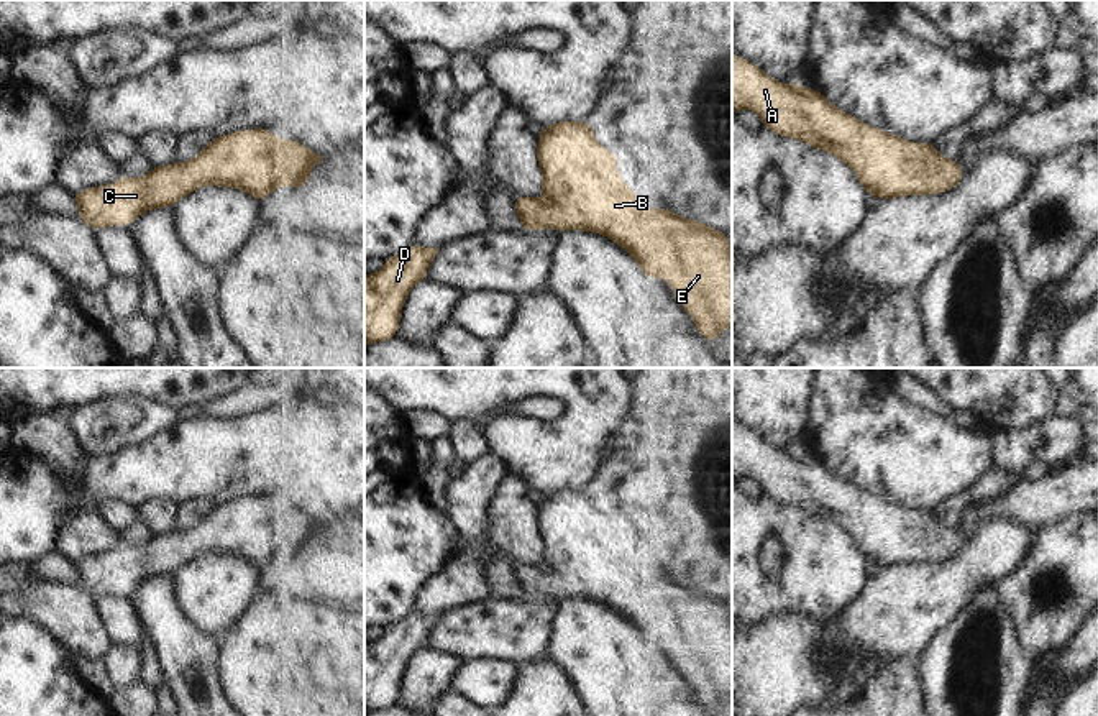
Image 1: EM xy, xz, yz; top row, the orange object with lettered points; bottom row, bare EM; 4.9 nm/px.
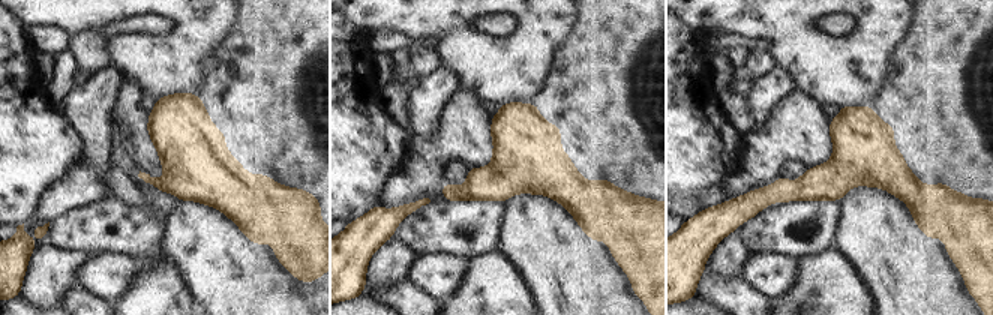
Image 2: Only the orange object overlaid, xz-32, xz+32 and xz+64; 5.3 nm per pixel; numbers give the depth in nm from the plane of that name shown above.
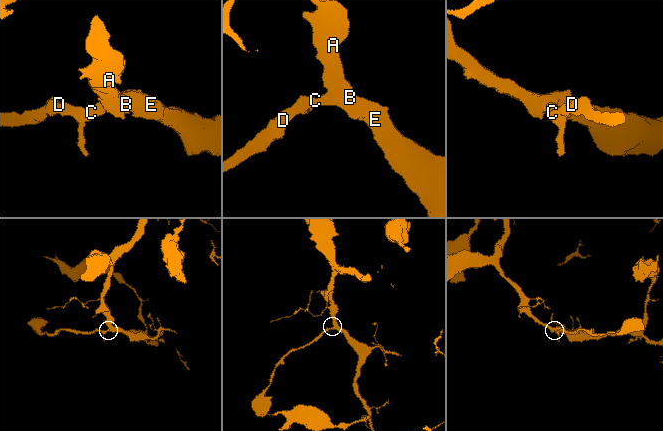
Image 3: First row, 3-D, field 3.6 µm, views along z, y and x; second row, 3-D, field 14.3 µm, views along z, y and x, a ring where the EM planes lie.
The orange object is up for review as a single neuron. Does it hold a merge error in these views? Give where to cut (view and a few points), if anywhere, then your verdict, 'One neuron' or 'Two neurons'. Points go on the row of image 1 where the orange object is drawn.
No split. One neuron

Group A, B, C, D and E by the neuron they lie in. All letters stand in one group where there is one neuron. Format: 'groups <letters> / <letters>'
groups A B C D E

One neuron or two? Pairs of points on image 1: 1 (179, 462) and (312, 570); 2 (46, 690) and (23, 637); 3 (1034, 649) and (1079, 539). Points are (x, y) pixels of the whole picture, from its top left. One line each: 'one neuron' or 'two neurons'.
1: two neurons
2: one neuron
3: one neuron

